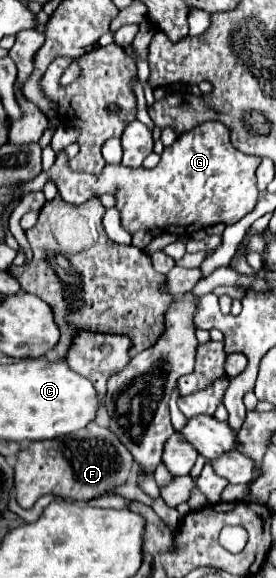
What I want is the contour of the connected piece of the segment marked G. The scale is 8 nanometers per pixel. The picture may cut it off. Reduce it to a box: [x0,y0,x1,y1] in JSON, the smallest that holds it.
[24,121,260,237]

